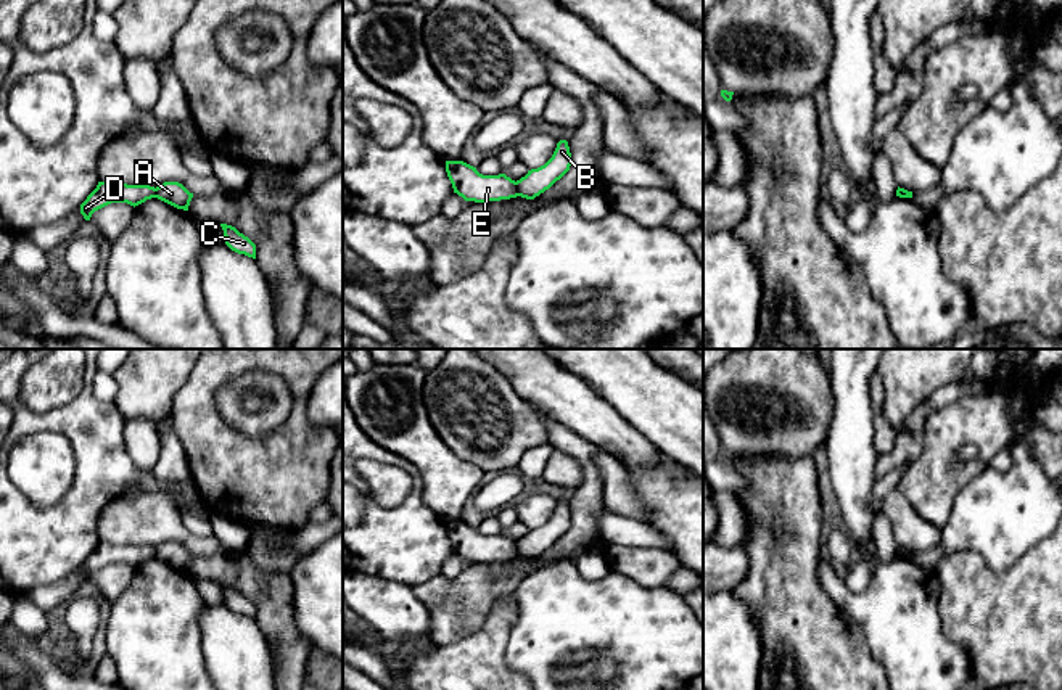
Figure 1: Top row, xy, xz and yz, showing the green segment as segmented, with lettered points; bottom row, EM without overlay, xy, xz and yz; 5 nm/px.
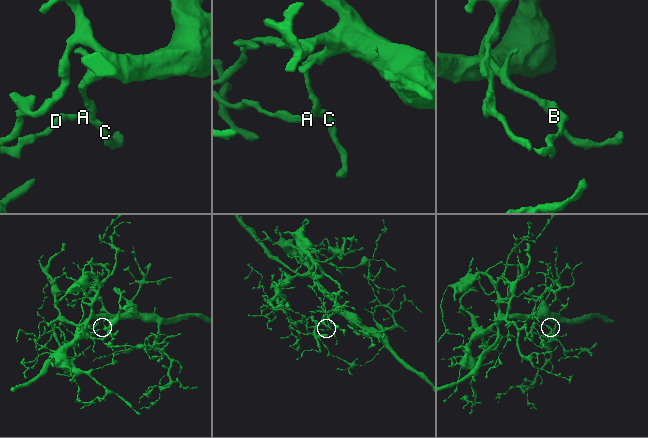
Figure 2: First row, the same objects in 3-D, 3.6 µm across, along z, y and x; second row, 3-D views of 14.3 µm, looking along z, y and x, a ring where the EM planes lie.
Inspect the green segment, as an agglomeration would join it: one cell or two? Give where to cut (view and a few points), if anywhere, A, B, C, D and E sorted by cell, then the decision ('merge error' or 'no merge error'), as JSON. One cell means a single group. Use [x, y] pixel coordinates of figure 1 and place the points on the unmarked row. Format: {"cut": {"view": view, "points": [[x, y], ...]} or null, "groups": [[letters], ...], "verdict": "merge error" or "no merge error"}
{"cut": {"view": "xz", "points": [[514, 542], [518, 555]]}, "groups": [["A", "B", "C"], ["D", "E"]], "verdict": "merge error"}

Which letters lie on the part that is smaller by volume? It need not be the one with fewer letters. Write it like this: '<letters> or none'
D, E

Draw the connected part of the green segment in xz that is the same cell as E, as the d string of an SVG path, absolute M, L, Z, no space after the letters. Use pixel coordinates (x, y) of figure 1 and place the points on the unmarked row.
M446 521L454 553L465 561L486 563L517 558L515 540L505 534L483 536L463 521Z

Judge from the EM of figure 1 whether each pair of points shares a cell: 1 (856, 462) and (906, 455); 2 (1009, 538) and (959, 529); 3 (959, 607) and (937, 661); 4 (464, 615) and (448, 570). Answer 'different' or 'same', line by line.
1: different
2: same
3: different
4: different

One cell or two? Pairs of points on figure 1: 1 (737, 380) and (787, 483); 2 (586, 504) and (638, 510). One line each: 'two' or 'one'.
1: two
2: two

